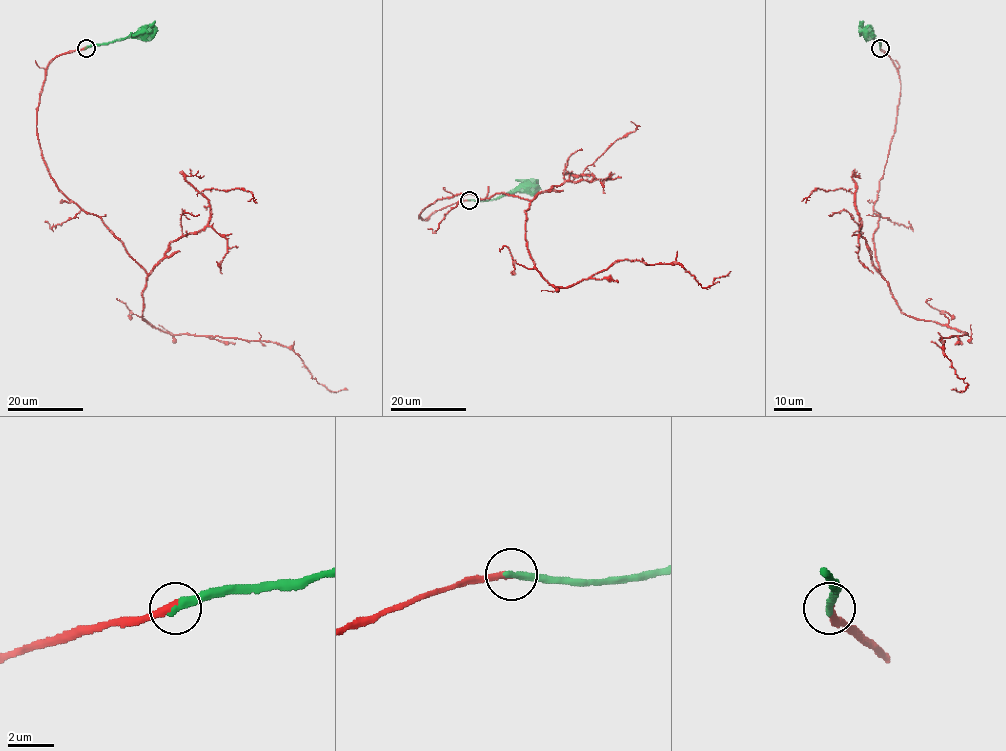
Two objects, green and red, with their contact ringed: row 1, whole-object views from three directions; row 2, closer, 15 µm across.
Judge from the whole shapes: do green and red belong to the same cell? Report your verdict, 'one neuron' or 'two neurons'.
one neuron

